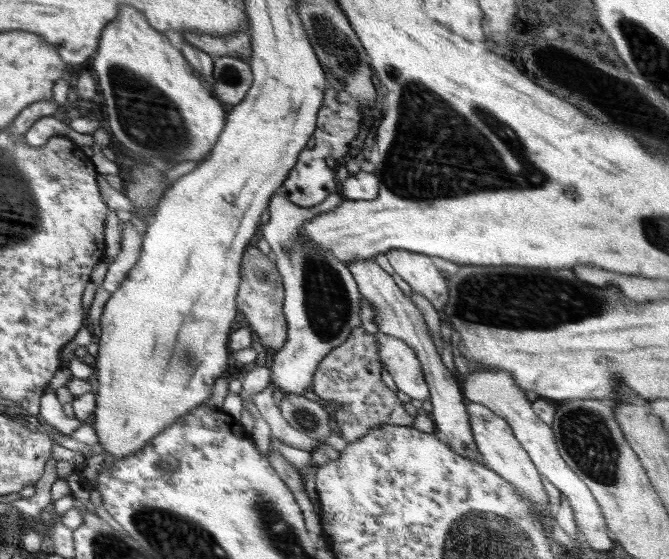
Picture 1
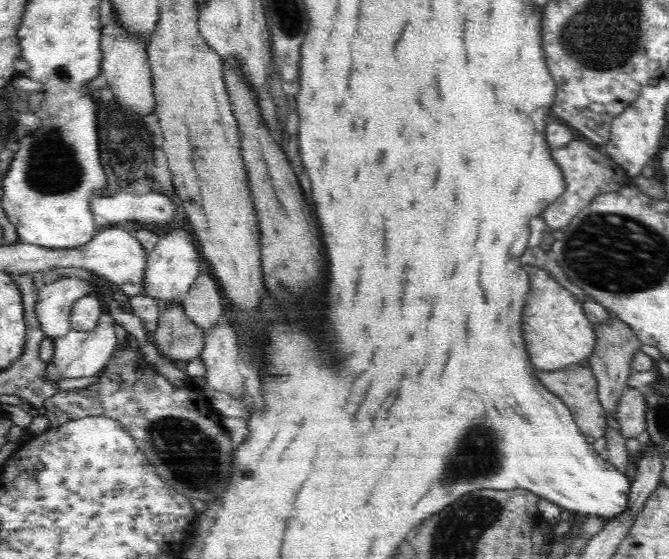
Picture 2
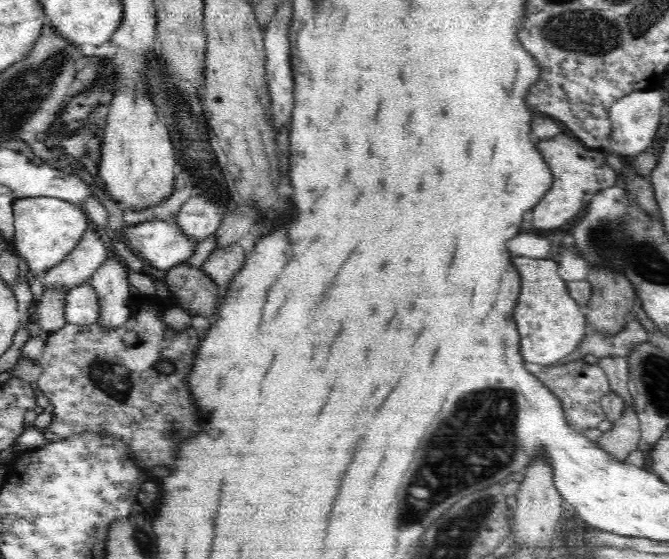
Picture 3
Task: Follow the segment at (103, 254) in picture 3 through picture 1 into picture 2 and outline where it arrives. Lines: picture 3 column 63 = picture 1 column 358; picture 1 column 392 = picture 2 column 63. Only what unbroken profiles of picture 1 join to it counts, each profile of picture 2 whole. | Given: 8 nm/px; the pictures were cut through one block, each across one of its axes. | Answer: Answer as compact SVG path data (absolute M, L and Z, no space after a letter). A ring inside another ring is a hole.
M66 277L65 279L58 279L53 283L45 284L38 292L38 300L35 306L37 314L37 321L40 328L42 328L45 338L62 338L66 336L73 328L70 324L70 312L74 302L79 298L88 295L90 290L90 282L87 279Z

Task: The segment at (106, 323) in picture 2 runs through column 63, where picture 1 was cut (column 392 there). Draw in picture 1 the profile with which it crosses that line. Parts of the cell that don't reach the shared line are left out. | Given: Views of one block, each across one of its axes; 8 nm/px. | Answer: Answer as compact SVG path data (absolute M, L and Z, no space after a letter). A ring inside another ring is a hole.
M378 331L375 334L378 358L392 375L398 391L416 400L430 400L430 392L417 354L404 340Z

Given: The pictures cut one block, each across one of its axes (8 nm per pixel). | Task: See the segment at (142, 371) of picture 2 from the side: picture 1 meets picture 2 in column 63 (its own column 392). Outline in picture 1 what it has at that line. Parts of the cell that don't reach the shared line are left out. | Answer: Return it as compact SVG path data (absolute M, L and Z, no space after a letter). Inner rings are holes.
M360 326L352 330L344 344L328 352L316 368L311 385L313 392L320 397L322 403L334 404L333 422L340 427L339 438L342 444L356 442L368 434L368 430L378 426L413 426L414 416L406 412L397 394L382 382L382 369L375 335L368 334Z

